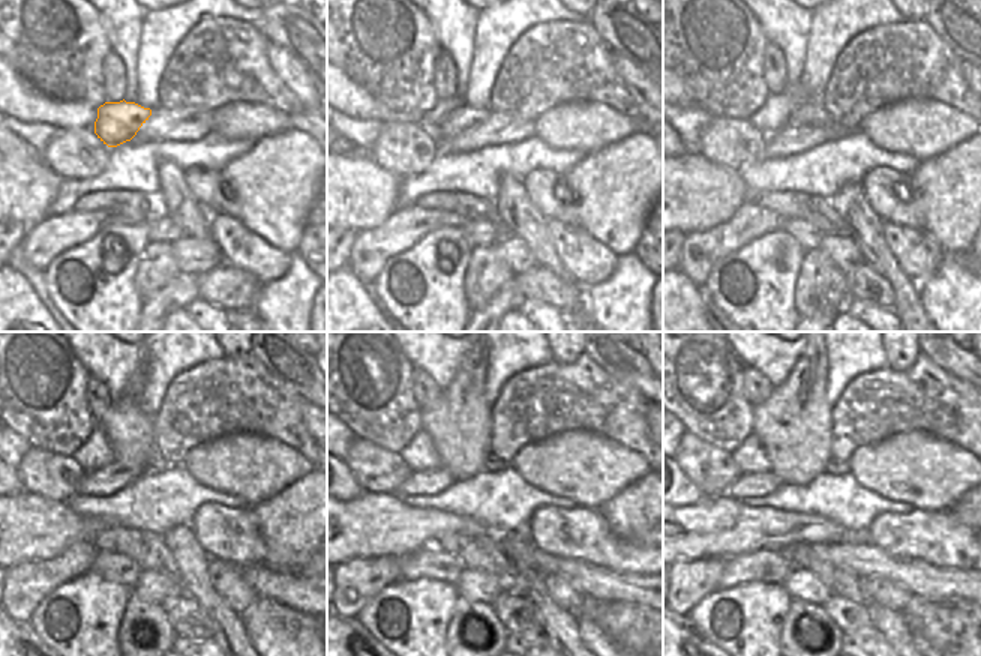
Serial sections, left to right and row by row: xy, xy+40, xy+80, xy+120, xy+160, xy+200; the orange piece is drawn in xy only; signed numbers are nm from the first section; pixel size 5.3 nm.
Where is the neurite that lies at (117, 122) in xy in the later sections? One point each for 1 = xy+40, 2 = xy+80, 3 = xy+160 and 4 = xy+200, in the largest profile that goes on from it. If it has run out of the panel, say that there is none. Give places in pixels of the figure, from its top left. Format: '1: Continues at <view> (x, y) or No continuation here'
1: Continues at xy+40 (464, 117)
2: Continues at xy+80 (810, 114)
3: Continues at xy+160 (492, 463)
4: Continues at xy+200 (834, 466).

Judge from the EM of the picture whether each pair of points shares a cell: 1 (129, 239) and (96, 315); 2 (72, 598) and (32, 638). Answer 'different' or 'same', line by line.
1: same
2: different

